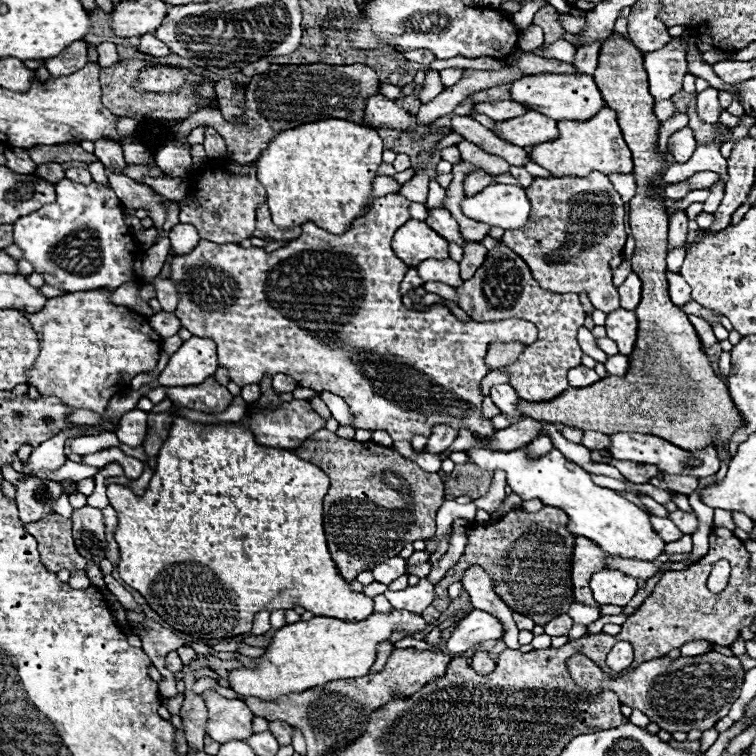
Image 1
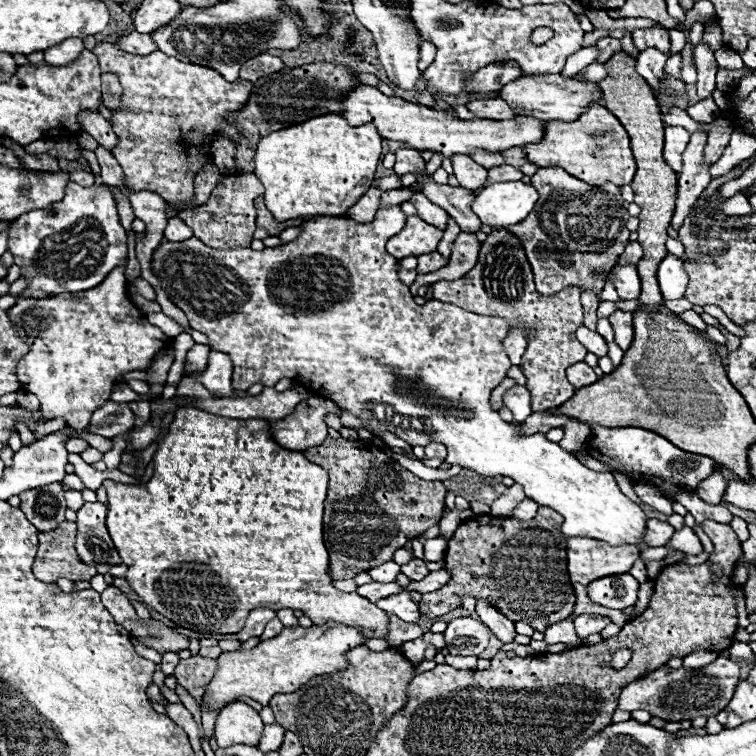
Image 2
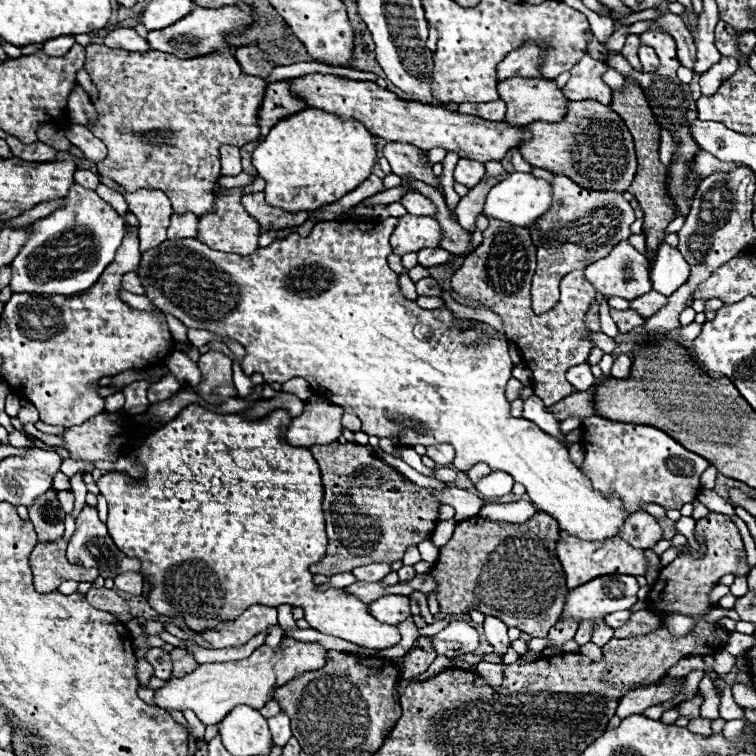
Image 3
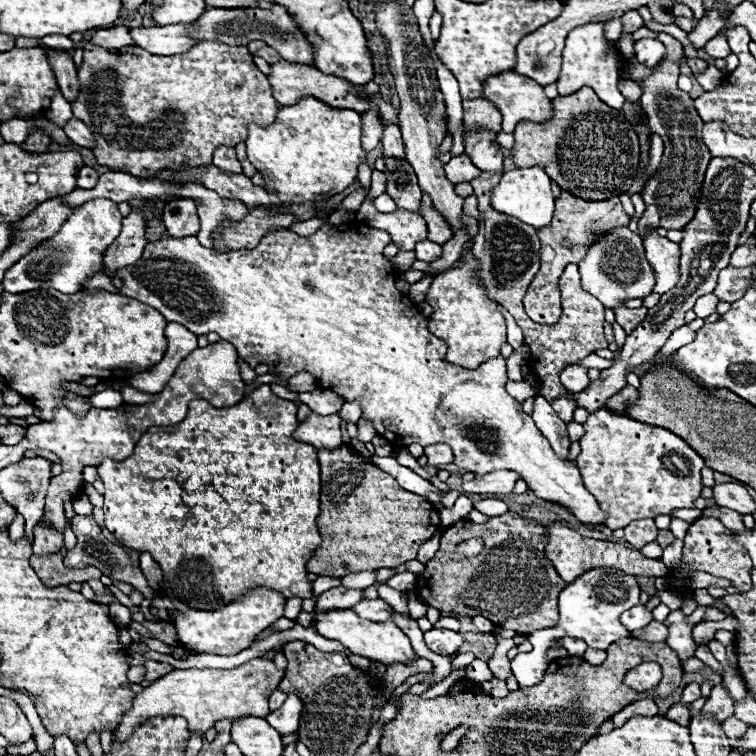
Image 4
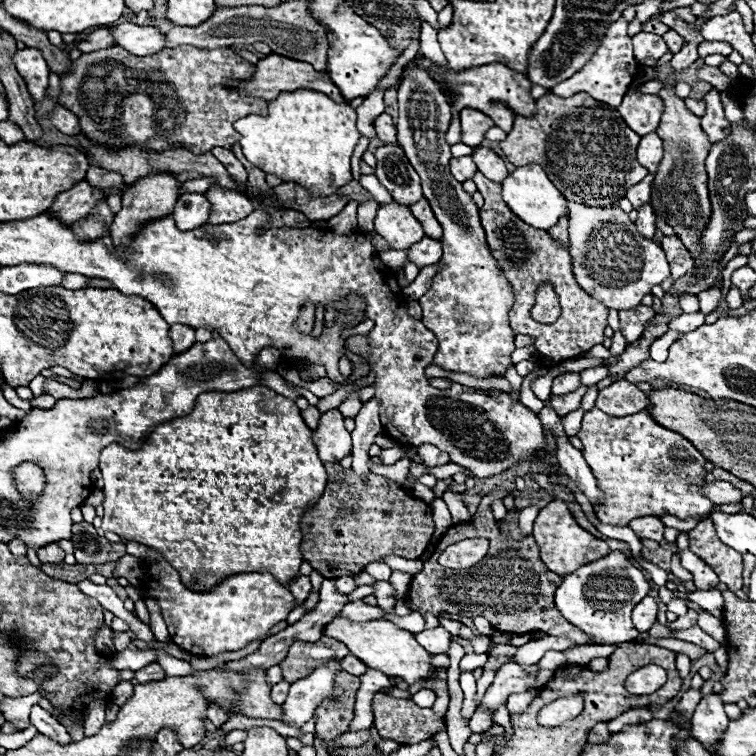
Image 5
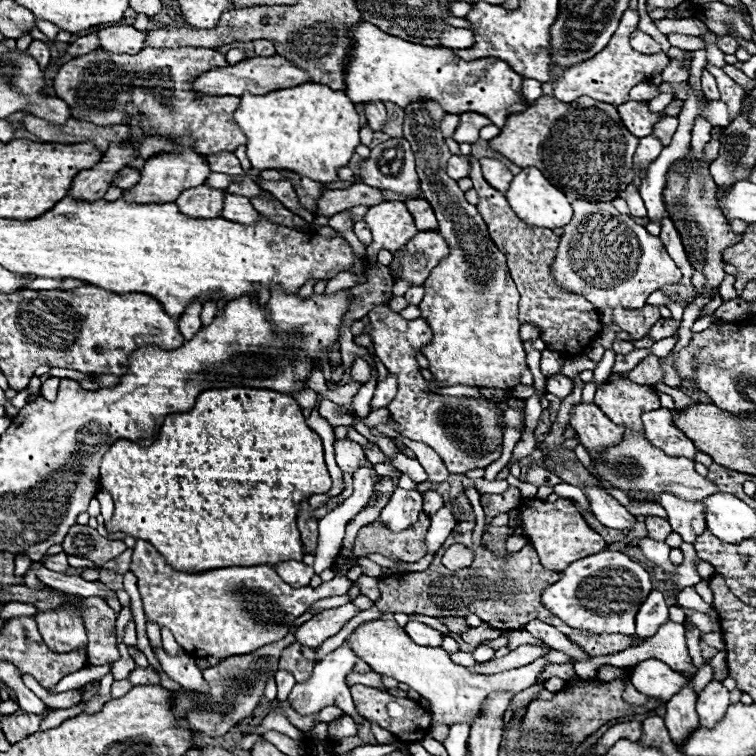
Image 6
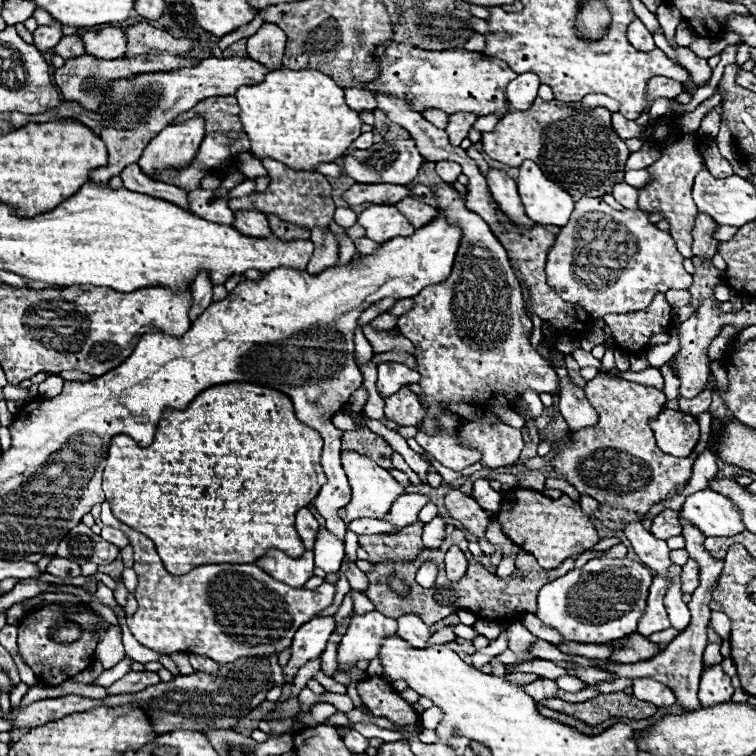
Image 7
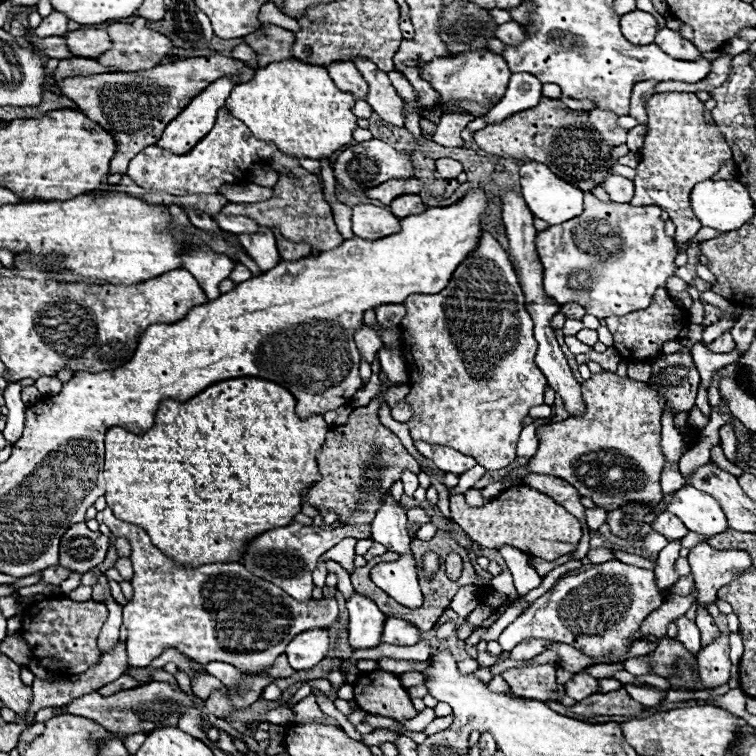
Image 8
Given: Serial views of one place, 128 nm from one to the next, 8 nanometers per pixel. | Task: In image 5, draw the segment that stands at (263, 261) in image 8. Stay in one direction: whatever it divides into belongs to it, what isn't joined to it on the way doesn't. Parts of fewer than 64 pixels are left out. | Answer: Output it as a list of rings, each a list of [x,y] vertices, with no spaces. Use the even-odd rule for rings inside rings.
[[[210,188],[204,192],[212,204],[212,212],[204,224],[230,224],[246,218],[254,212],[254,204],[242,192],[228,192],[222,188]]]

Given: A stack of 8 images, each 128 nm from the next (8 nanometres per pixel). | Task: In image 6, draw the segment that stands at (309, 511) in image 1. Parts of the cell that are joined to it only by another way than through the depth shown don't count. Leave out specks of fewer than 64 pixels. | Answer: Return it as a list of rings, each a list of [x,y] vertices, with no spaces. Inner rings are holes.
[[[224,388],[224,390],[208,390],[198,396],[194,408],[186,414],[172,414],[164,420],[160,428],[160,436],[150,446],[140,446],[130,440],[118,440],[110,446],[110,450],[102,458],[100,466],[100,480],[102,486],[110,492],[114,498],[114,514],[110,524],[104,524],[108,532],[124,532],[128,536],[140,538],[150,542],[158,548],[158,552],[166,558],[166,562],[180,572],[208,572],[212,568],[224,568],[224,566],[255,566],[268,565],[276,566],[284,560],[302,560],[302,542],[300,532],[296,528],[296,514],[300,510],[300,502],[306,496],[312,494],[326,494],[332,486],[330,474],[324,464],[324,448],[322,440],[316,432],[312,432],[304,424],[302,408],[298,402],[282,392],[274,390],[256,390],[256,388]],[[386,612],[378,620],[370,620],[370,622],[360,624],[346,638],[346,642],[352,646],[356,656],[362,658],[374,672],[378,672],[382,676],[392,676],[398,682],[404,682],[410,688],[414,688],[422,698],[430,700],[432,724],[442,722],[446,726],[452,726],[460,720],[468,720],[472,724],[474,718],[480,714],[482,700],[490,692],[506,690],[506,692],[518,694],[524,688],[530,688],[534,684],[538,672],[542,672],[548,666],[548,662],[544,658],[538,658],[536,662],[532,662],[524,668],[506,670],[506,672],[492,674],[492,676],[470,674],[464,666],[452,664],[450,656],[442,648],[428,648],[428,646],[414,644],[410,640],[410,636],[404,632],[404,628],[400,628],[396,624],[396,620],[392,620],[392,616],[394,616],[392,612]]]

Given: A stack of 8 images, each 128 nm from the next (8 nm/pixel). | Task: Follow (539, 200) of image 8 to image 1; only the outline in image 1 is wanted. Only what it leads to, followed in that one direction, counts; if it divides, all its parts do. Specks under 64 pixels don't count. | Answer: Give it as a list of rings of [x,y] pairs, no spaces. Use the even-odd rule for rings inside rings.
[[[490,184],[476,196],[468,196],[462,202],[462,212],[476,222],[512,230],[528,222],[530,202],[520,186]]]

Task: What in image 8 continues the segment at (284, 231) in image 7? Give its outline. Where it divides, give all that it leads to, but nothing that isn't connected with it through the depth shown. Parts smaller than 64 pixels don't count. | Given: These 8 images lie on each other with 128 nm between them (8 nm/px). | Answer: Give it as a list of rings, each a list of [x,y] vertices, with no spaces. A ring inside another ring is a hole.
[[[280,232],[276,234],[276,244],[278,244],[278,252],[280,252],[280,256],[284,256],[284,260],[298,260],[298,258],[302,258],[302,256],[308,256],[308,248],[310,248],[310,244],[304,244],[304,242],[300,242],[300,244],[294,244],[292,240],[288,242],[284,236],[280,236]]]

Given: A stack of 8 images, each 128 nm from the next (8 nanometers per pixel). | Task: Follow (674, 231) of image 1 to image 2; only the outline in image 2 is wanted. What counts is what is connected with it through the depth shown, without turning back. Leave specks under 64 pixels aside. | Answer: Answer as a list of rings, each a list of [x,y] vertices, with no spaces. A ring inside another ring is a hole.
[[[694,132],[690,136],[690,142],[684,152],[684,166],[678,176],[678,196],[676,196],[676,210],[672,216],[671,226],[674,230],[680,230],[684,216],[692,210],[696,198],[702,194],[702,190],[710,184],[710,166],[704,164],[704,150],[706,146],[706,134]]]

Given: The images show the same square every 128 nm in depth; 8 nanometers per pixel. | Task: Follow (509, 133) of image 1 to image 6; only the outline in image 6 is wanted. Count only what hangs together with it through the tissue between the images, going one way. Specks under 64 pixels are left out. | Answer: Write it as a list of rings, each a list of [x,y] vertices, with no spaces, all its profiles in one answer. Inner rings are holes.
[[[256,56],[256,58],[246,58],[234,66],[228,68],[212,68],[208,72],[204,72],[202,76],[198,76],[194,80],[194,90],[200,94],[208,94],[208,96],[244,96],[244,92],[254,94],[254,96],[262,96],[268,94],[276,88],[290,88],[296,84],[304,84],[304,80],[310,80],[310,76],[298,68],[296,64],[292,64],[290,60],[282,58],[282,56]],[[480,158],[480,166],[482,166],[484,178],[486,178],[488,184],[492,184],[500,192],[506,192],[508,190],[510,182],[512,182],[512,172],[500,160]]]

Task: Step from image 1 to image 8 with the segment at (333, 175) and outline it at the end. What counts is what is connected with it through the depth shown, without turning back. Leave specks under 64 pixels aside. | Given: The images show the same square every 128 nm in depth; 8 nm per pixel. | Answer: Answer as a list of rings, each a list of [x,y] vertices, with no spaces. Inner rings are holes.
[[[284,60],[258,68],[254,80],[238,84],[230,92],[226,106],[256,138],[276,144],[286,156],[304,156],[312,160],[330,158],[336,150],[348,146],[358,120],[352,114],[352,94],[338,90],[326,68],[298,60]]]

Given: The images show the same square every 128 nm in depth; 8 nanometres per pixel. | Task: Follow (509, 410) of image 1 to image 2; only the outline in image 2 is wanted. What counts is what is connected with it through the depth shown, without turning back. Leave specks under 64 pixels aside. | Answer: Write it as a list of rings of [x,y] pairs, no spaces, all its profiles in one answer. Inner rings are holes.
[[[512,386],[510,390],[506,390],[504,406],[514,414],[514,422],[516,424],[524,422],[532,414],[530,394],[528,394],[528,390],[524,386]]]

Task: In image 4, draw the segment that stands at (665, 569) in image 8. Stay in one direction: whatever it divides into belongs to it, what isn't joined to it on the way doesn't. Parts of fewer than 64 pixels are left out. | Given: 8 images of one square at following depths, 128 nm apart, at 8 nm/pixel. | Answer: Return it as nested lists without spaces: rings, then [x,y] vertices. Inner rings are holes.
[[[646,592],[640,593],[640,604],[630,608],[628,612],[624,612],[624,616],[620,616],[620,622],[624,624],[624,628],[628,630],[638,630],[644,628],[650,620],[652,620],[652,612],[644,606],[648,602],[649,596]]]

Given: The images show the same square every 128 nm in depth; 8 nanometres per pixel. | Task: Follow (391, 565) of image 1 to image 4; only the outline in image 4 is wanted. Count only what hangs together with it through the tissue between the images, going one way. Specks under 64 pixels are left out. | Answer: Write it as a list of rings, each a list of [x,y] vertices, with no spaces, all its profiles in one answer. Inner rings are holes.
[[[366,570],[362,572],[354,572],[352,576],[344,576],[342,578],[342,586],[346,588],[368,588],[372,586],[376,580],[376,570]]]

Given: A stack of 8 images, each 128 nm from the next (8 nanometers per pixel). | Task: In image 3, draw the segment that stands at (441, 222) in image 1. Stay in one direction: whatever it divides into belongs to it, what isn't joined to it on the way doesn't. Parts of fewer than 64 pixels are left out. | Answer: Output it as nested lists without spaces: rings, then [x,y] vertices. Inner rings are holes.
[[[408,192],[408,194],[404,194],[402,196],[402,200],[400,200],[404,206],[406,206],[406,210],[410,212],[410,214],[414,214],[414,216],[436,216],[436,206],[426,198],[426,196],[422,196],[422,194],[418,194],[418,192]]]

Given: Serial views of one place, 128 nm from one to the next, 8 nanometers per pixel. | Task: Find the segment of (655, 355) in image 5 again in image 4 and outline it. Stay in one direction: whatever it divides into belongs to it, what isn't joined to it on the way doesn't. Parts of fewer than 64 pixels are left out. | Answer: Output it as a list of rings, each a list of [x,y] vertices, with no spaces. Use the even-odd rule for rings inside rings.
[[[687,324],[678,328],[670,338],[668,338],[668,342],[666,342],[666,346],[660,350],[660,358],[662,356],[672,356],[678,348],[682,348],[682,346],[686,346],[686,344],[691,343],[695,338],[695,332],[692,331]]]

